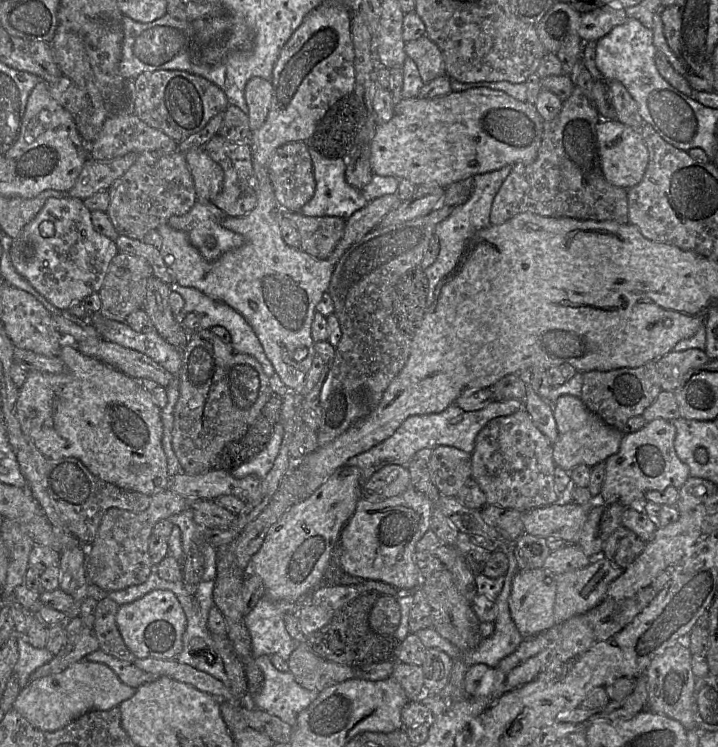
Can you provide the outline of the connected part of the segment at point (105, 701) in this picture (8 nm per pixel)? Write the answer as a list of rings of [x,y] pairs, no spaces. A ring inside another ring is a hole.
[[[79,661],[65,670],[30,681],[19,692],[14,709],[34,726],[45,731],[56,731],[92,710],[109,710],[132,697],[136,688],[124,684],[116,673],[101,662]]]

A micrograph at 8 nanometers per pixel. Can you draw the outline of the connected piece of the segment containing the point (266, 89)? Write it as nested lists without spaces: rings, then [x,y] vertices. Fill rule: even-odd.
[[[260,77],[249,80],[245,88],[245,100],[249,108],[251,134],[256,132],[268,117],[273,99],[272,81]]]

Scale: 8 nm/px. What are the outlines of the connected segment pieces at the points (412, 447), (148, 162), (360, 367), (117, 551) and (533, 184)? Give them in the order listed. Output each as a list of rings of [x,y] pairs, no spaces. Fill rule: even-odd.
[[[510,399],[493,401],[481,410],[469,412],[462,410],[456,404],[452,404],[440,413],[413,415],[408,417],[392,436],[368,451],[350,458],[347,465],[360,469],[360,485],[363,487],[369,478],[382,467],[389,464],[407,466],[415,458],[416,453],[424,448],[434,449],[440,445],[453,446],[471,455],[477,434],[490,420],[511,415],[520,409],[523,409],[521,401]]]
[[[146,151],[108,189],[110,204],[106,211],[120,235],[143,240],[151,230],[166,224],[172,216],[184,215],[197,202],[191,171],[184,153]]]
[[[473,177],[453,182],[444,188],[440,204],[429,214],[400,224],[377,226],[354,242],[339,258],[334,266],[327,293],[334,304],[342,336],[335,347],[330,386],[323,385],[321,392],[322,421],[317,430],[318,447],[333,441],[351,425],[362,419],[381,401],[386,388],[404,367],[410,354],[411,340],[396,326],[392,316],[394,286],[410,269],[418,267],[429,241],[434,237],[435,226],[447,218],[458,206],[465,203],[473,189]]]
[[[167,488],[162,492],[151,495],[150,505],[144,511],[132,512],[121,508],[109,508],[101,520],[94,542],[87,548],[87,583],[89,578],[90,583],[101,587],[105,591],[123,590],[144,583],[153,570],[153,566],[156,566],[152,563],[148,552],[149,538],[152,535],[154,525],[162,519],[168,519],[172,515],[191,509],[195,500],[202,499],[186,498]]]
[[[575,86],[570,97],[562,103],[560,114],[552,121],[543,122],[542,139],[535,160],[531,163],[517,163],[511,167],[493,199],[489,215],[490,226],[500,225],[525,212],[545,217],[630,223],[627,189],[610,184],[602,172],[596,133],[596,125],[600,120],[602,119],[594,104]]]

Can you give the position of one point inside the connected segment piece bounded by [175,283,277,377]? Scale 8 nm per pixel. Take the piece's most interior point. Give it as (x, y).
(212, 313)

